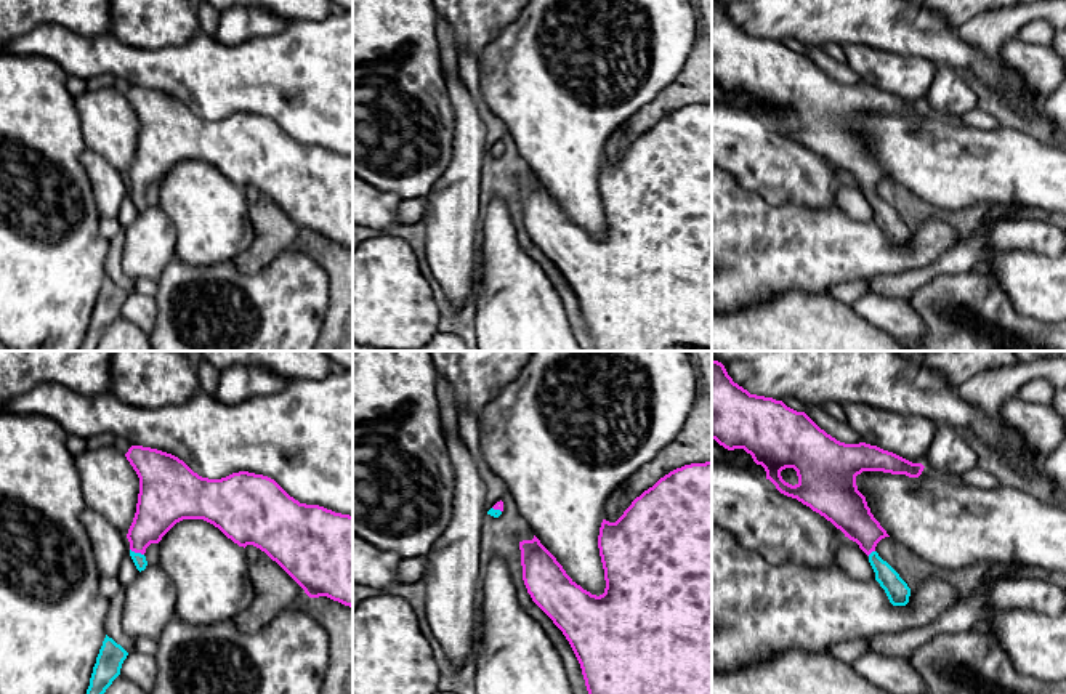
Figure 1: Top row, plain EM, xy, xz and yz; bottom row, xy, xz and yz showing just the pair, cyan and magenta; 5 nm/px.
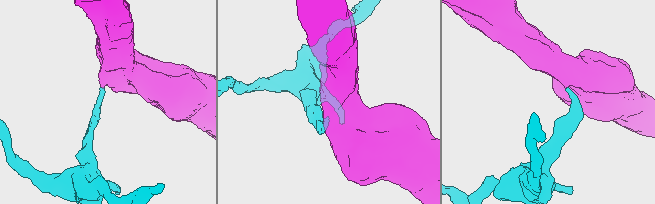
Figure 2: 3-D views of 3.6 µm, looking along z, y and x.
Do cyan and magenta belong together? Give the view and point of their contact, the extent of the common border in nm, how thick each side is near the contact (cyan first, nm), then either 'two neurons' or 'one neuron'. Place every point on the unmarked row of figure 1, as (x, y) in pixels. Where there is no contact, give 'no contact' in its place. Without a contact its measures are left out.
contact xy (137, 194); length 80 nm; calibres 70 and 220 nm; one neuron

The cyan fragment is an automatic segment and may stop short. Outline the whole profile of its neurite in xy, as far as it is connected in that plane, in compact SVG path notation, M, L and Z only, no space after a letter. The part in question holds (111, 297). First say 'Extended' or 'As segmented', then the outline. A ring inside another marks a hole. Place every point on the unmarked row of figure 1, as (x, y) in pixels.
As segmented. M106 276L93 308L90 327L79 351L96 351L101 337L120 316L127 297L128 293Z

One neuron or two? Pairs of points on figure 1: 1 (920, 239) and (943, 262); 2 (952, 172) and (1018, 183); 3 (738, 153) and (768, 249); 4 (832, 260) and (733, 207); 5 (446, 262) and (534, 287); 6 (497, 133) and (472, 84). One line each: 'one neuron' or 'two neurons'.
1: two neurons
2: one neuron
3: two neurons
4: one neuron
5: two neurons
6: one neuron

